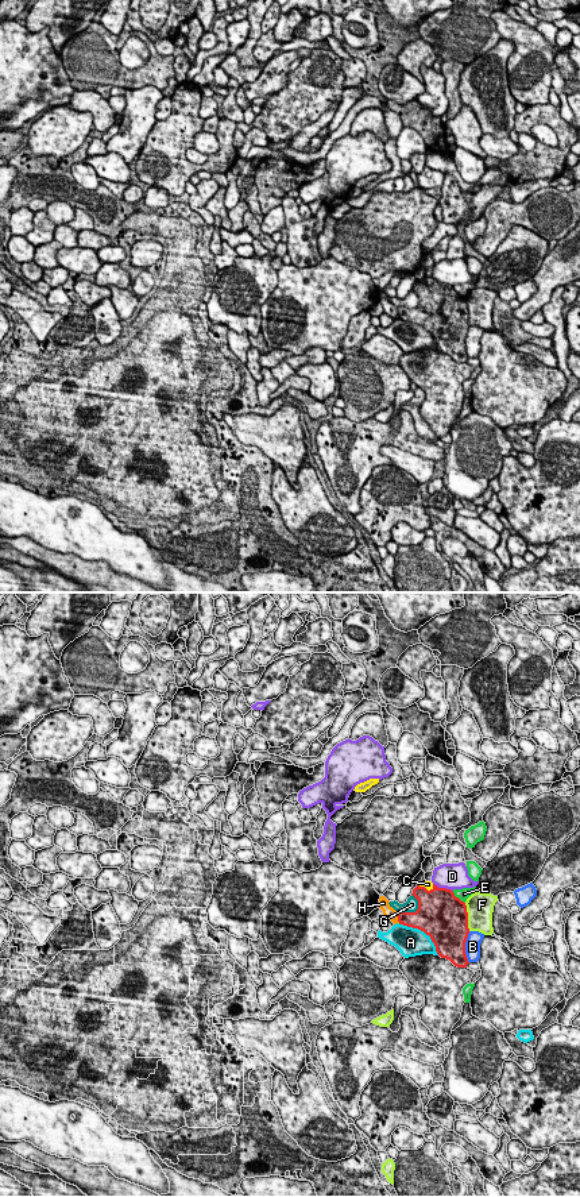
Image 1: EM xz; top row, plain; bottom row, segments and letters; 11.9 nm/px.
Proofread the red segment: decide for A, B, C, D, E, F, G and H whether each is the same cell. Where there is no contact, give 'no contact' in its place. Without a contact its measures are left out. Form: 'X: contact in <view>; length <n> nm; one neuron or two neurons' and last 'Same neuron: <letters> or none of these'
A: contact in xz; length 600 nm; two neurons
B: contact in xz; length 380 nm; two neurons
C: contact in xz; length 190 nm; one neuron
D: contact in xz; length 260 nm; two neurons
E: contact in xz; length 220 nm; two neurons
F: contact in xz; length 340 nm; two neurons
G: contact in xz; length 300 nm; two neurons
H: contact in xz; length 130 nm; two neurons
Same neuron: C

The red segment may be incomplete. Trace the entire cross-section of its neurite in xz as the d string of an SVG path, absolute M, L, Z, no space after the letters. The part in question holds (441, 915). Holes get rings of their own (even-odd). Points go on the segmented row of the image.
M432 881L417 885L411 895L418 900L418 910L398 911L399 924L424 931L441 958L457 968L467 968L465 942L469 928L465 903L453 891L438 888Z

